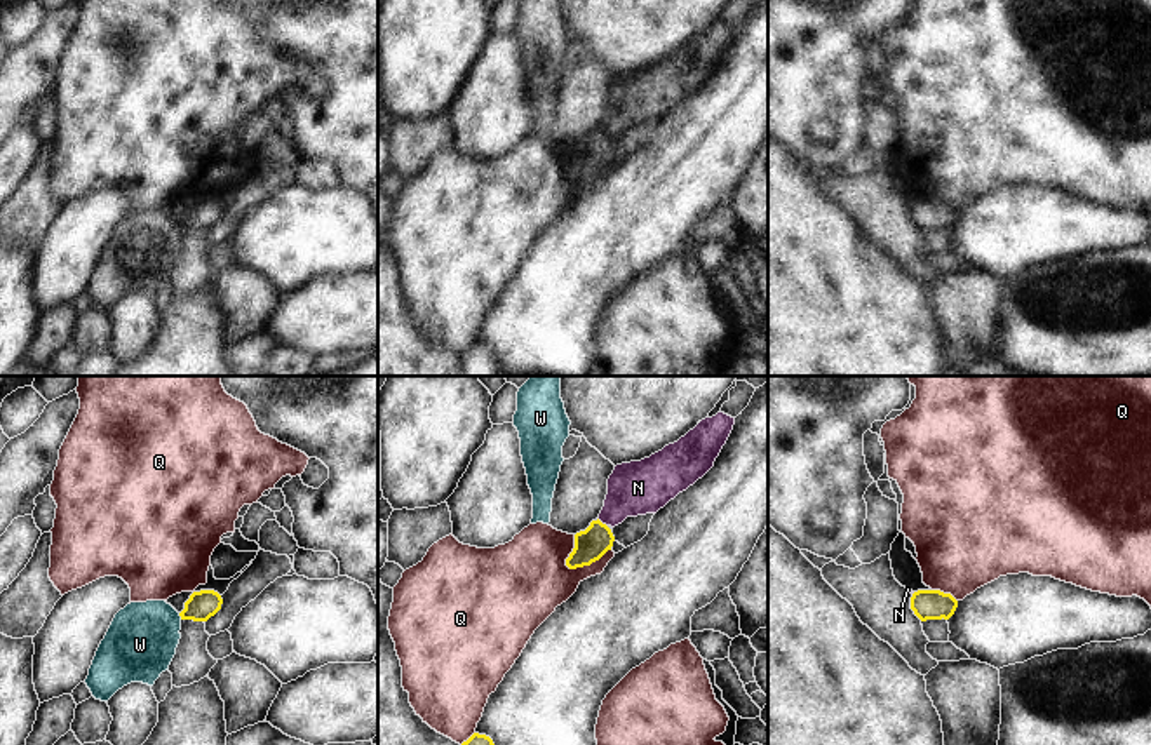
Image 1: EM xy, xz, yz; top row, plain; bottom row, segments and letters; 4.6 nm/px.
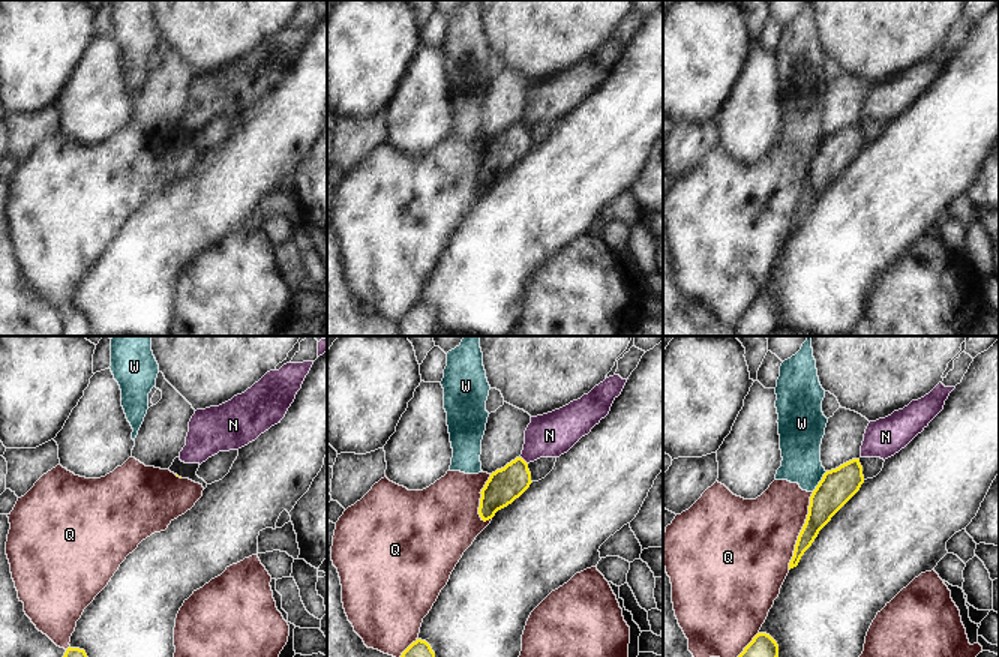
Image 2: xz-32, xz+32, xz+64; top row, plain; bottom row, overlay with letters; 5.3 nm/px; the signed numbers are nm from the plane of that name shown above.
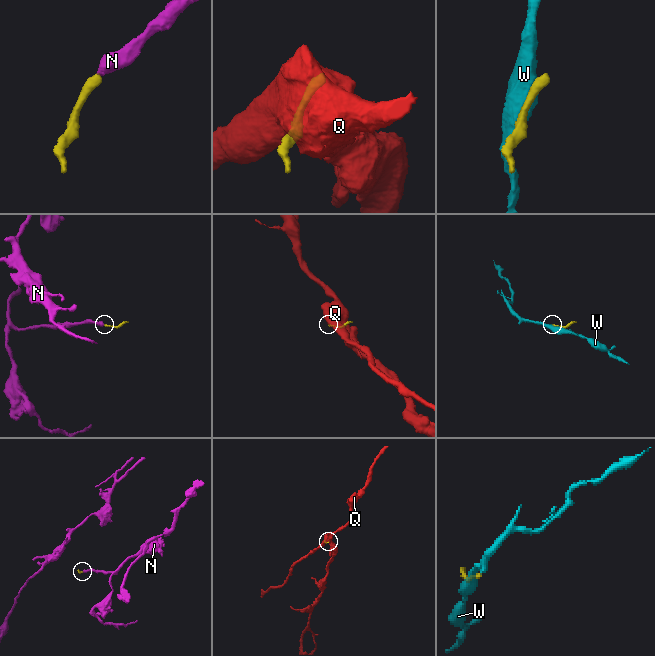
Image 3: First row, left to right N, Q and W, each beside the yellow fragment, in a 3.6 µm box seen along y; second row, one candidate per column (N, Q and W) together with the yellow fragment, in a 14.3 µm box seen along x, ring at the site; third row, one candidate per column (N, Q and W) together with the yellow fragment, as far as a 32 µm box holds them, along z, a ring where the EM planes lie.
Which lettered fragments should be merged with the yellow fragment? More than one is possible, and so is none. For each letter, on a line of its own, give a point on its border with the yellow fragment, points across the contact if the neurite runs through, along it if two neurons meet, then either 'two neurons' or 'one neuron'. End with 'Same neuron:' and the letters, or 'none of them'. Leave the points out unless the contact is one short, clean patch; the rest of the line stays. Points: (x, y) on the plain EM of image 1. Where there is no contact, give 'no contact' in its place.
N: xz (601, 133) | along xz (598, 127), (606, 136) | two neurons
Q: xz (587, 174) | two neurons
W: xy (180, 225) | two neurons
Same neuron: none of them

